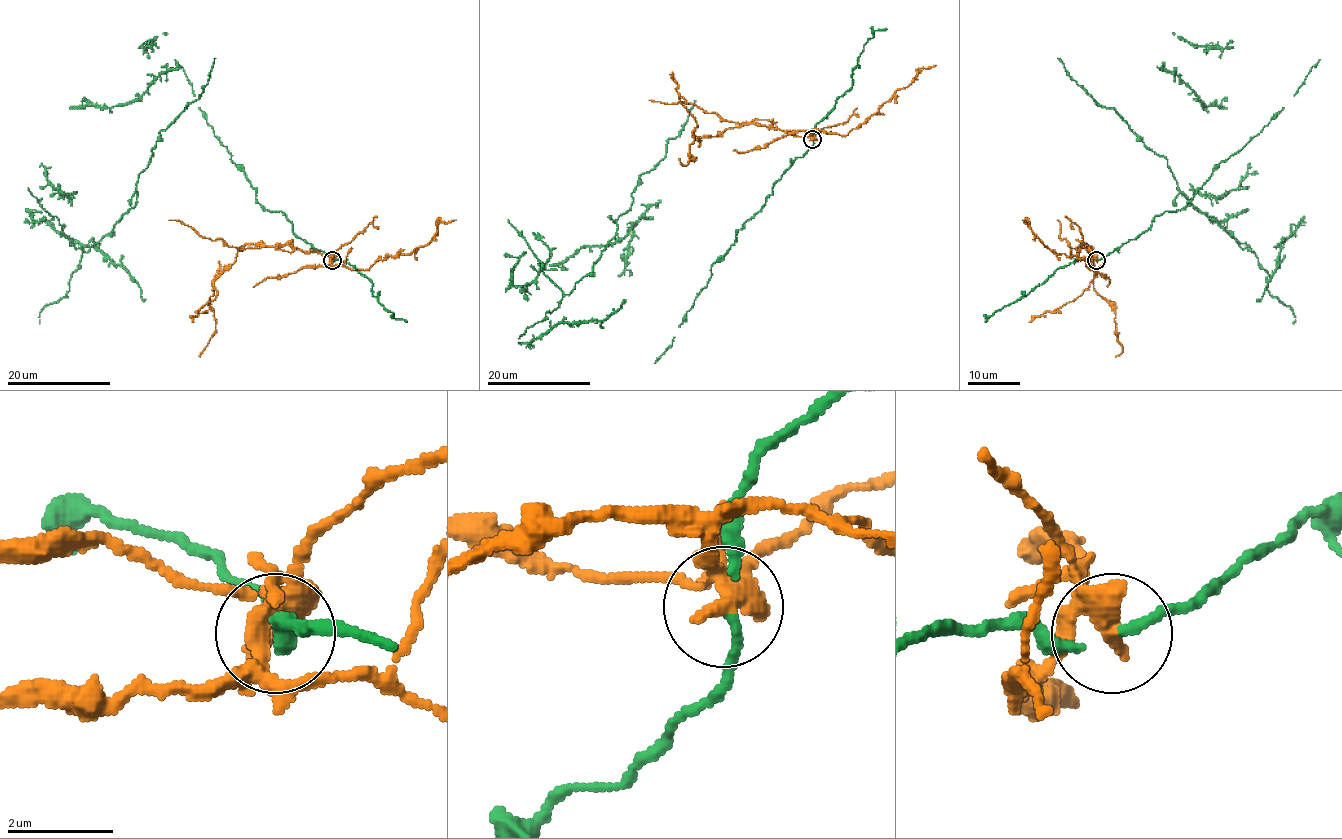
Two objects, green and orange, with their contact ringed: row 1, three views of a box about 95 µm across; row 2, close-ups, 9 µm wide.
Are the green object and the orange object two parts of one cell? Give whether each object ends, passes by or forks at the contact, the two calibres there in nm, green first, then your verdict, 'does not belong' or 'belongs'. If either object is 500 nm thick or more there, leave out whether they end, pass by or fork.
green passes by | orange forks | 120/300 nm | does not belong

